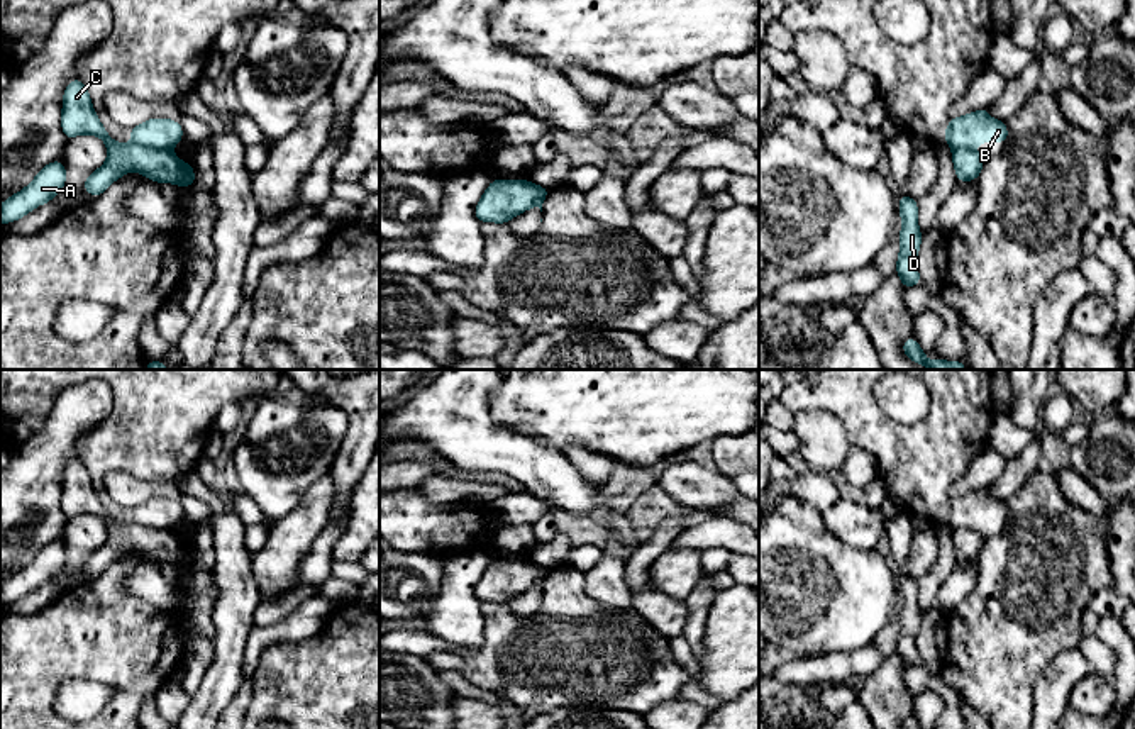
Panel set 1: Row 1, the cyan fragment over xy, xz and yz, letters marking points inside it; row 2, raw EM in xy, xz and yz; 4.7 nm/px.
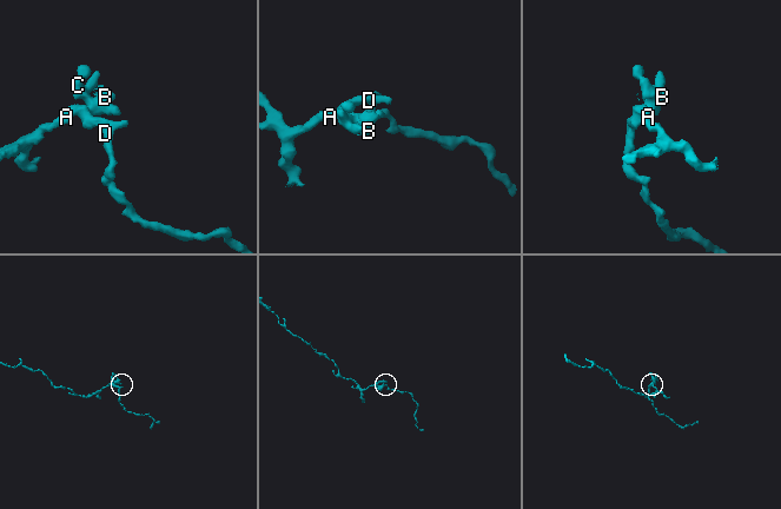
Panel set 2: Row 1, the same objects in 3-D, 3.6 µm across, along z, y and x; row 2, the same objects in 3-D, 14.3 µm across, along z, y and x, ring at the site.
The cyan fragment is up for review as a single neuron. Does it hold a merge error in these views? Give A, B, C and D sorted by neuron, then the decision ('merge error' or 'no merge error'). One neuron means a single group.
groups A C D / B; merge error

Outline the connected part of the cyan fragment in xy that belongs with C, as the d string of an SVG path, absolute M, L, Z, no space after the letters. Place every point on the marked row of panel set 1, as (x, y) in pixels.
M80 78L71 80L63 95L61 129L66 139L81 134L100 137L107 146L107 161L83 183L93 198L102 195L127 171L136 171L156 183L174 183L180 188L195 185L195 170L169 149L152 149L114 141L95 114L88 90Z

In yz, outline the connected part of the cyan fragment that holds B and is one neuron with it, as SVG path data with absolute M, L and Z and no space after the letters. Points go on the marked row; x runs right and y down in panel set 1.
M988 109L974 110L957 119L949 119L945 127L945 144L952 149L972 149L981 142L1006 142L1006 122L996 120Z

